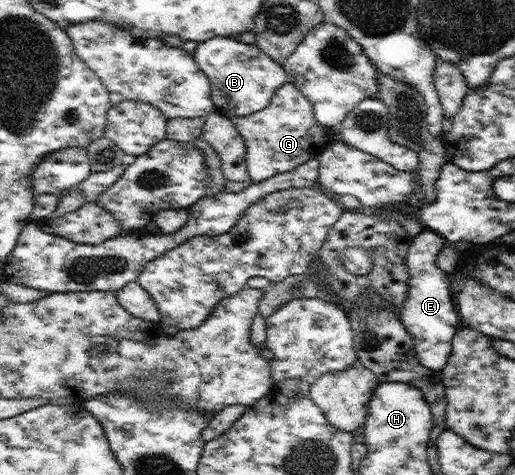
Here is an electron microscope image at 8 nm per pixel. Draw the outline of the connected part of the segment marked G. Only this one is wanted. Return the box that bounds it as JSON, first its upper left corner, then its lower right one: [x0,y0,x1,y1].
[230,81,330,182]

